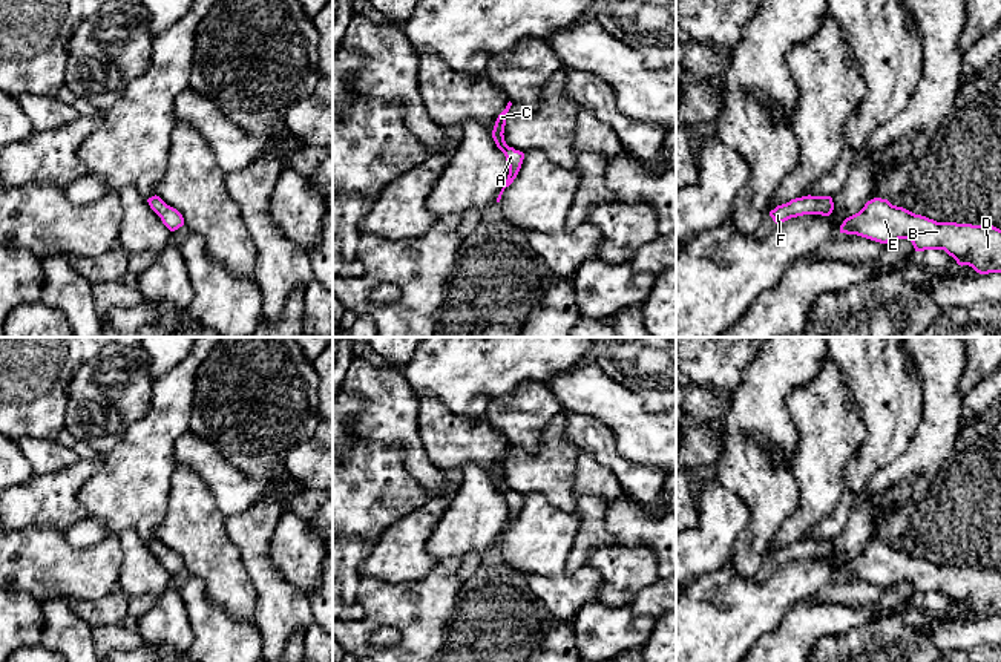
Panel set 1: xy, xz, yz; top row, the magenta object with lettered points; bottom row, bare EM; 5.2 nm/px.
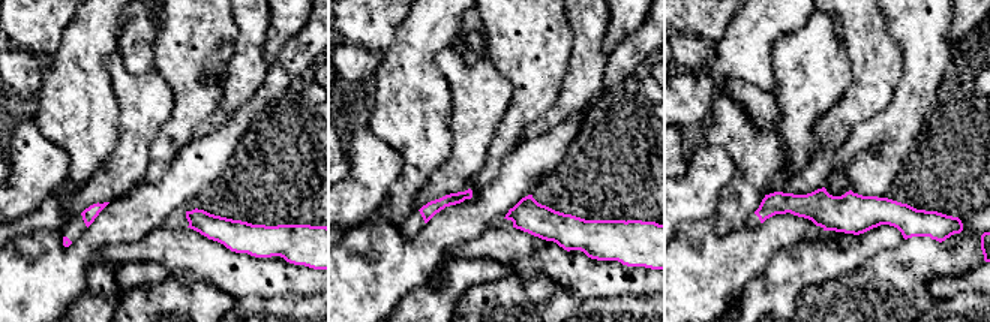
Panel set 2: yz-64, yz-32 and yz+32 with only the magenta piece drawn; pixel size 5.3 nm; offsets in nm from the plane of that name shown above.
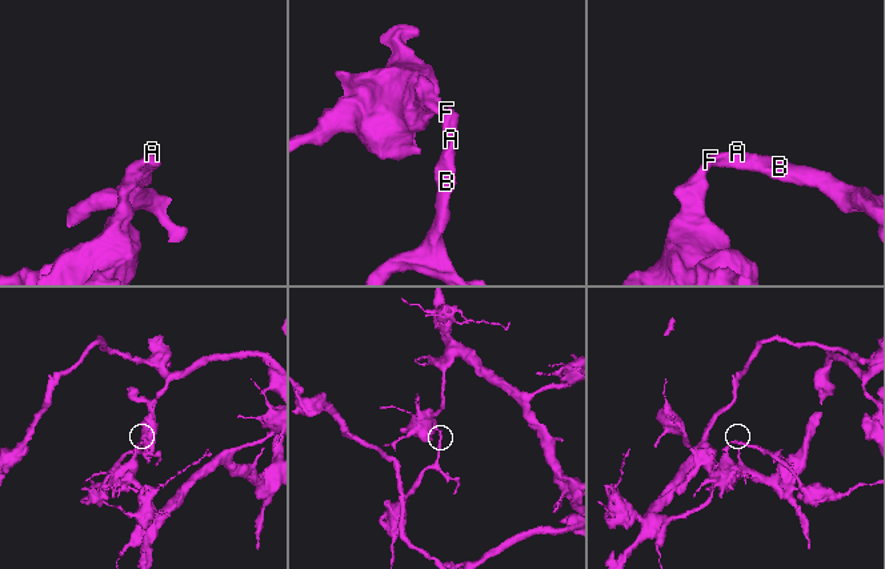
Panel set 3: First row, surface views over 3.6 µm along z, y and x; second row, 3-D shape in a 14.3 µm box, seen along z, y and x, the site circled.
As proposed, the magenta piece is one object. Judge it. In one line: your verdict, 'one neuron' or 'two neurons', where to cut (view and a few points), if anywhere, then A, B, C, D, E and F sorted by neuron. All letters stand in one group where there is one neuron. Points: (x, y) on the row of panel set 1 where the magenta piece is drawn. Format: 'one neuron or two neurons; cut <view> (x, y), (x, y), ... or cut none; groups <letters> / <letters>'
one neuron; cut none; groups A B C D E F

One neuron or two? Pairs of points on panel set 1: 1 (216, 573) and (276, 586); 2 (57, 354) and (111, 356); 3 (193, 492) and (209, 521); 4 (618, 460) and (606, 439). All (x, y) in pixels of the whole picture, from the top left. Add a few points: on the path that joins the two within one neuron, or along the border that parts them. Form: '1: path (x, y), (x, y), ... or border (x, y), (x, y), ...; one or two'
1: border (236, 546), (241, 564), (256, 593), (255, 615); two
2: border (97, 353), (69, 379); two
3: path (193, 500), (193, 506), (201, 514); one
4: path (613, 455), (606, 448), (606, 443); one

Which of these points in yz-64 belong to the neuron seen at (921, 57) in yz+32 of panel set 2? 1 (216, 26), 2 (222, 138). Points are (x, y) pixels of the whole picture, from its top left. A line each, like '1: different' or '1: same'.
1: different
2: different

